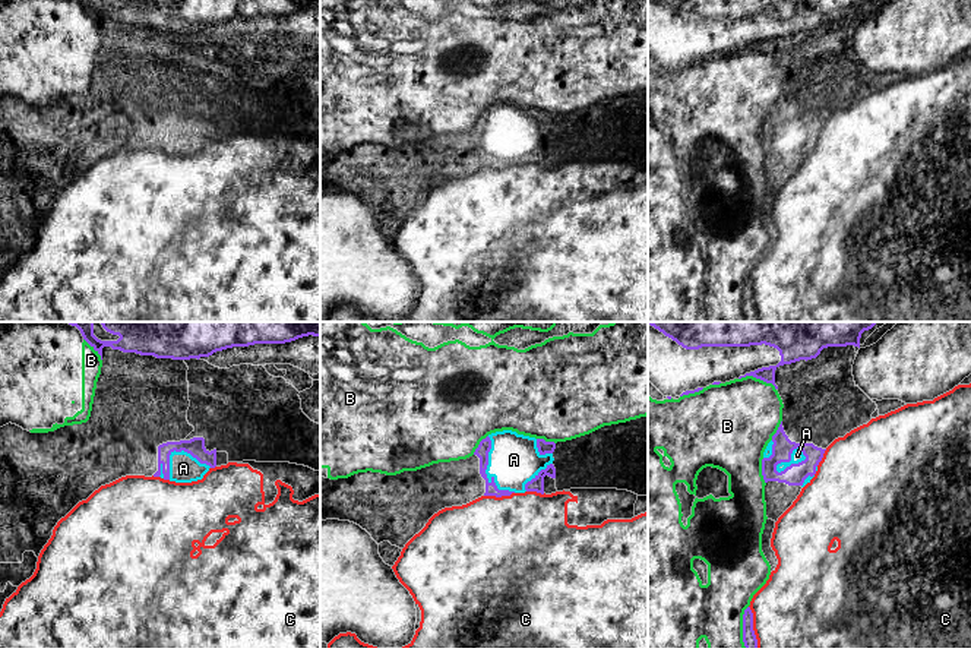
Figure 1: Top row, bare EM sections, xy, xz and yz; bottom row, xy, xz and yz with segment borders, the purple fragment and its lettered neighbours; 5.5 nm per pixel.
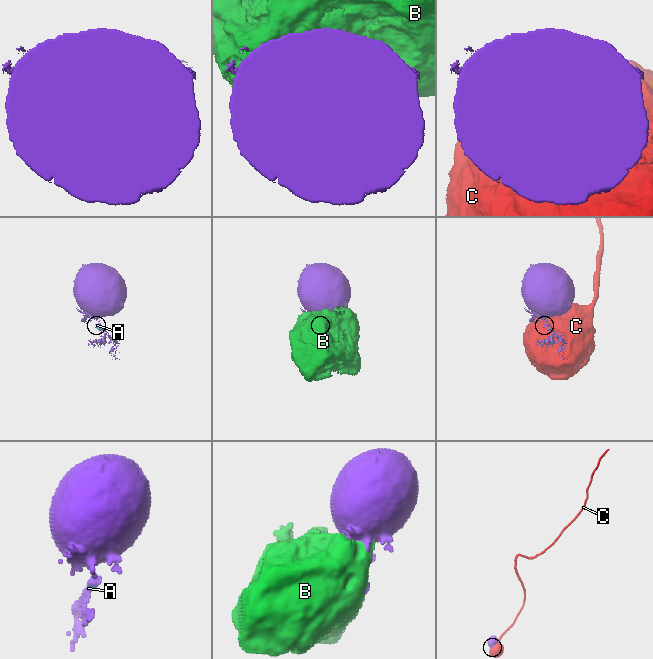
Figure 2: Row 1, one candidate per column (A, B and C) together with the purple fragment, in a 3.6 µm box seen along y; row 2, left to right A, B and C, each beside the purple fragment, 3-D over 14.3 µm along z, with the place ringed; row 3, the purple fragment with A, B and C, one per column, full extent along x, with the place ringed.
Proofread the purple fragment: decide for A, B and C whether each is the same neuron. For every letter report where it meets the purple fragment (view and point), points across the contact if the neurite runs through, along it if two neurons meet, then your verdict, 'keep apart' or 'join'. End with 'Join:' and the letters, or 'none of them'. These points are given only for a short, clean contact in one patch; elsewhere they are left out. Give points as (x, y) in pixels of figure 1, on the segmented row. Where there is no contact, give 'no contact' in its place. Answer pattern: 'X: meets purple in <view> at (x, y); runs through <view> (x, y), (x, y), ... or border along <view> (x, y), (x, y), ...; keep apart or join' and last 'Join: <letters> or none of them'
A: meets purple in xz at (484, 471); join
B: meets purple in yz at (758, 378); keep apart
C: meets purple in xz at (499, 496); keep apart
Join: A

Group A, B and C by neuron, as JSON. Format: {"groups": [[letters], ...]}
{"groups": [["A"], ["B"], ["C"]]}

